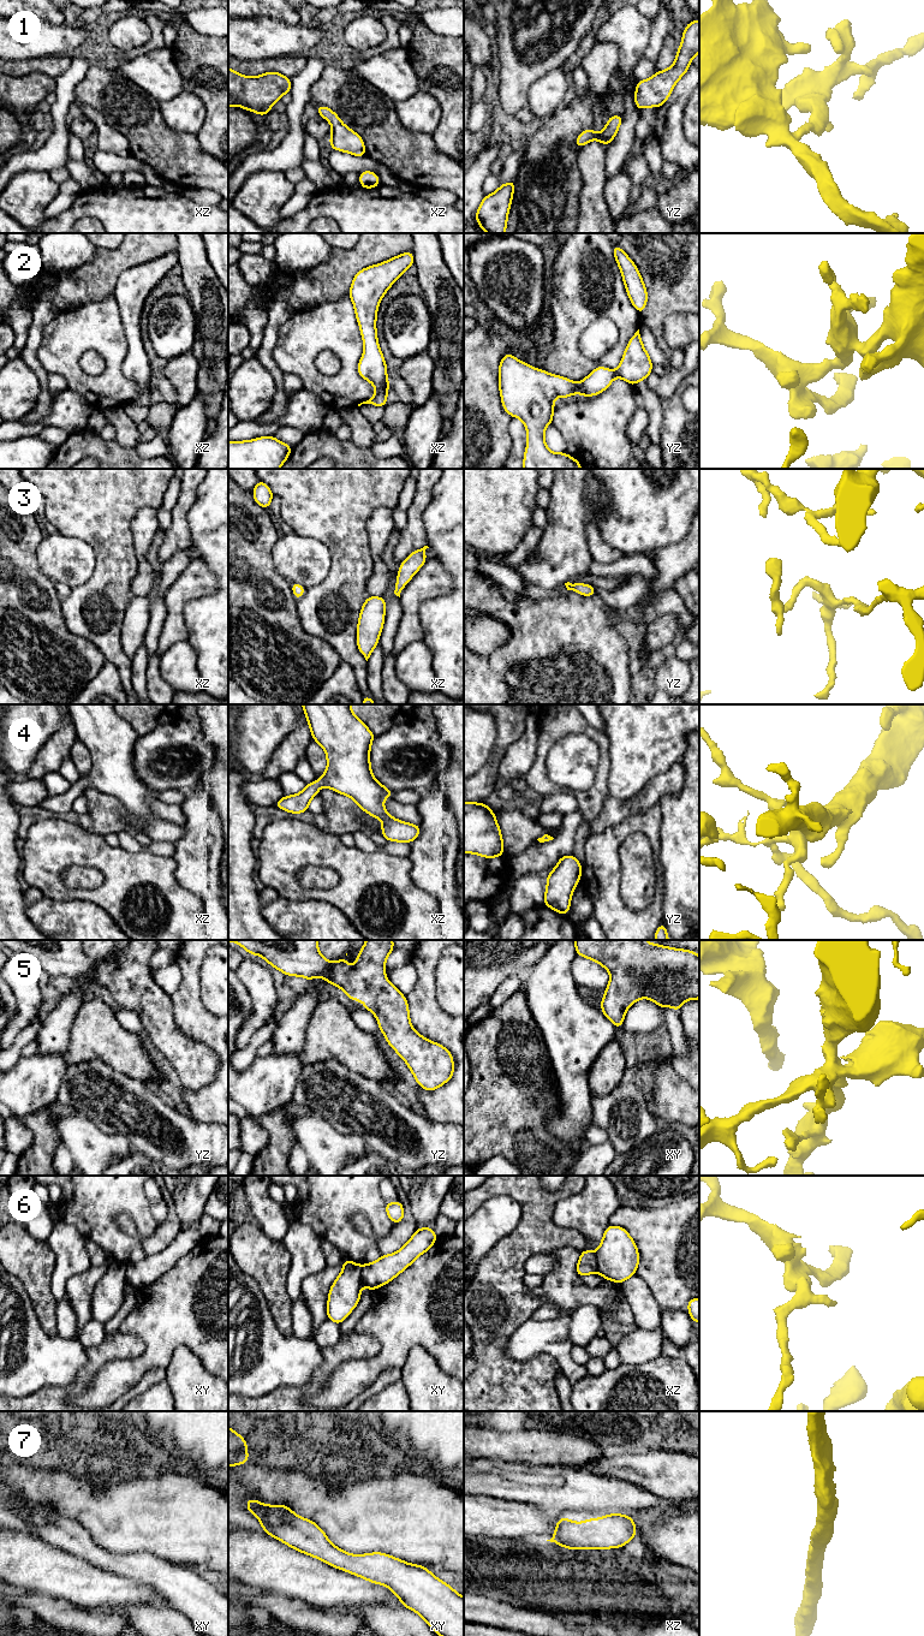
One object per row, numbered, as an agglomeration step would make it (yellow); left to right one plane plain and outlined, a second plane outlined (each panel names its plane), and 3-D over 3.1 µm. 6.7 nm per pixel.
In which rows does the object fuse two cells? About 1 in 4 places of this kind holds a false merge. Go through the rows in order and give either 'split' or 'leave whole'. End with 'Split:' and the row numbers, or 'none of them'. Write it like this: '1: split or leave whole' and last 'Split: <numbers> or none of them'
1: leave whole
2: leave whole
3: leave whole
4: leave whole
5: leave whole
6: split
7: leave whole
Split: 6

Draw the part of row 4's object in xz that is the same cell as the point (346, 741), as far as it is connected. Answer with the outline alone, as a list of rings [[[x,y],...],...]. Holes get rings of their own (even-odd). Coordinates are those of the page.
[[[302,704],[312,739],[326,751],[327,769],[324,774],[293,796],[285,796],[274,805],[292,814],[302,814],[309,809],[309,802],[318,795],[320,787],[326,786],[340,795],[351,797],[356,804],[369,815],[382,820],[381,833],[388,841],[411,843],[419,834],[419,825],[407,823],[392,817],[382,801],[394,793],[381,785],[370,768],[370,745],[376,737],[352,712],[351,704]]]

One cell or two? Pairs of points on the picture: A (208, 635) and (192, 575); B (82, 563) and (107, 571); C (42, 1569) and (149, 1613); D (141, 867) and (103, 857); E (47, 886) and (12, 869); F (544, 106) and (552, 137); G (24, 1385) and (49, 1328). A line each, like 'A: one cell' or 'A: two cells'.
A: two cells
B: two cells
C: two cells
D: one cell
E: two cells
F: two cells
G: two cells

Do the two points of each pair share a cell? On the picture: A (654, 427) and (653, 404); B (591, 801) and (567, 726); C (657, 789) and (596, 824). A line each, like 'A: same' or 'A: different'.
A: same
B: same
C: same

